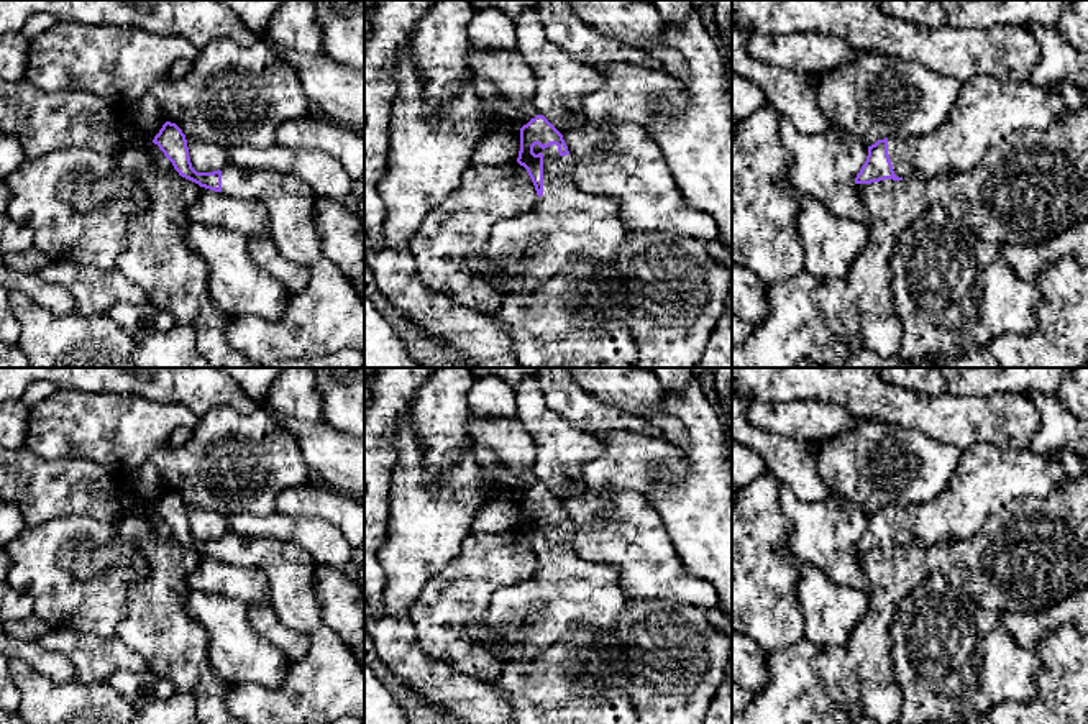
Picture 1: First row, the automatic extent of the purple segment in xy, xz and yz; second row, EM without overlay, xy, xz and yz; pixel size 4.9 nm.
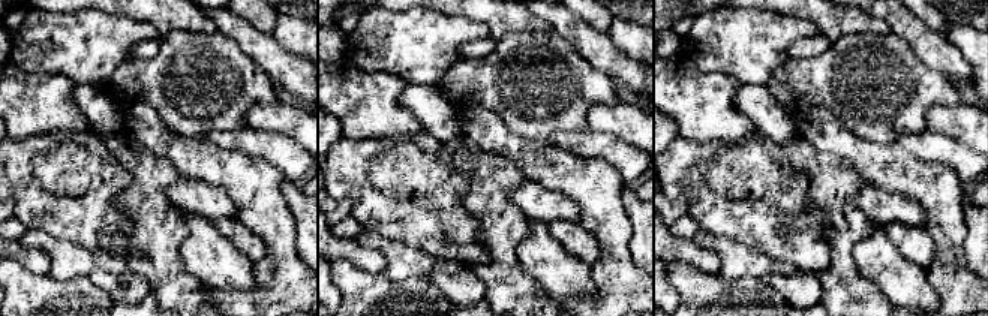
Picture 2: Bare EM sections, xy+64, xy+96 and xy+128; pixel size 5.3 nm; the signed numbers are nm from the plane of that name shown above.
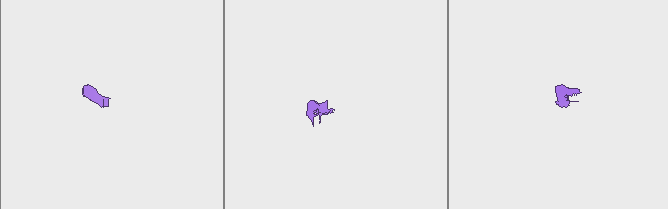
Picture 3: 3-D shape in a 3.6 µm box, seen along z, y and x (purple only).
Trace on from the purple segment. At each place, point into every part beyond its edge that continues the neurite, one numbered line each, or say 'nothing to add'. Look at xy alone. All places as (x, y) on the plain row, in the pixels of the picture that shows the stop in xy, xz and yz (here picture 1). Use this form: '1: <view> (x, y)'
1: xy (329, 682)

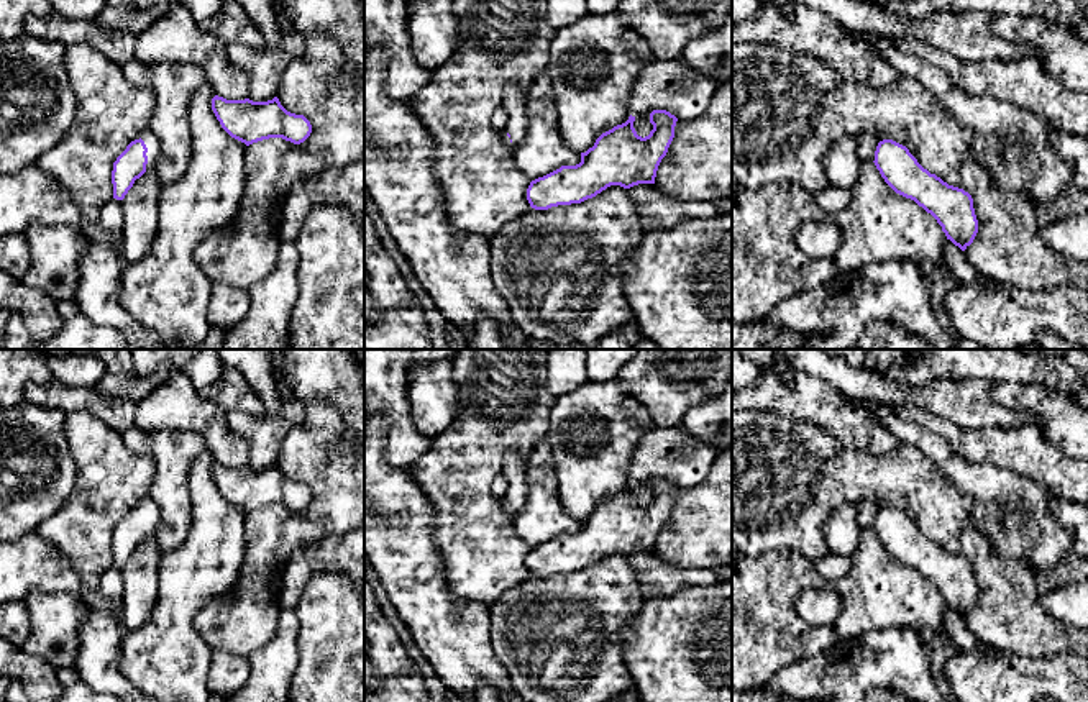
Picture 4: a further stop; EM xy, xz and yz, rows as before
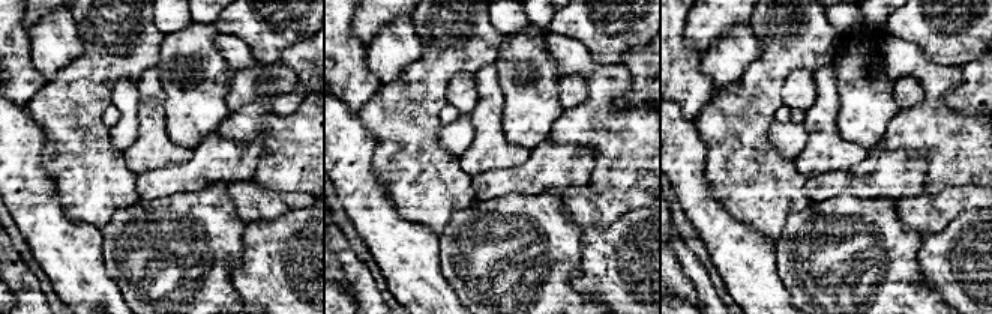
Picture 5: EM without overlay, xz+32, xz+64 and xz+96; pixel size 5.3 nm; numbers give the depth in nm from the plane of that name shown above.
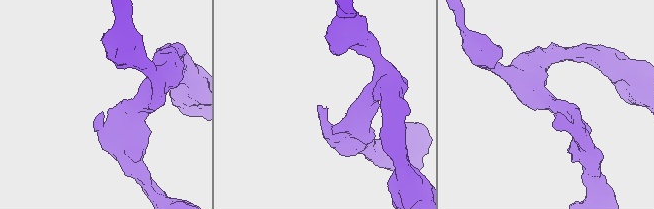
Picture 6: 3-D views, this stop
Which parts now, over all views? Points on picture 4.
1: xy (153, 512)

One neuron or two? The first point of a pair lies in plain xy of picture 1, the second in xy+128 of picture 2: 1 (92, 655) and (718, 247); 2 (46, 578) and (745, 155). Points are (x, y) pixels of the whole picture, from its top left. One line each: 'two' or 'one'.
1: one
2: one

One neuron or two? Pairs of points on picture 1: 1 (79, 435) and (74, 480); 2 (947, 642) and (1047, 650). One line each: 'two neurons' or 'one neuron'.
1: two neurons
2: two neurons

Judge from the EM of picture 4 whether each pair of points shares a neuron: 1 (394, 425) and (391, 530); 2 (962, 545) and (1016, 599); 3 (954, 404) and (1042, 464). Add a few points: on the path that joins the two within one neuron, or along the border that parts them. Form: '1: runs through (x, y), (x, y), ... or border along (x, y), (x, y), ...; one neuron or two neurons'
1: border along (384, 427), (384, 458), (391, 464), (409, 468); two neurons
2: runs through (977, 556), (1005, 584); one neuron
3: border along (950, 420), (965, 428), (1026, 425); two neurons

